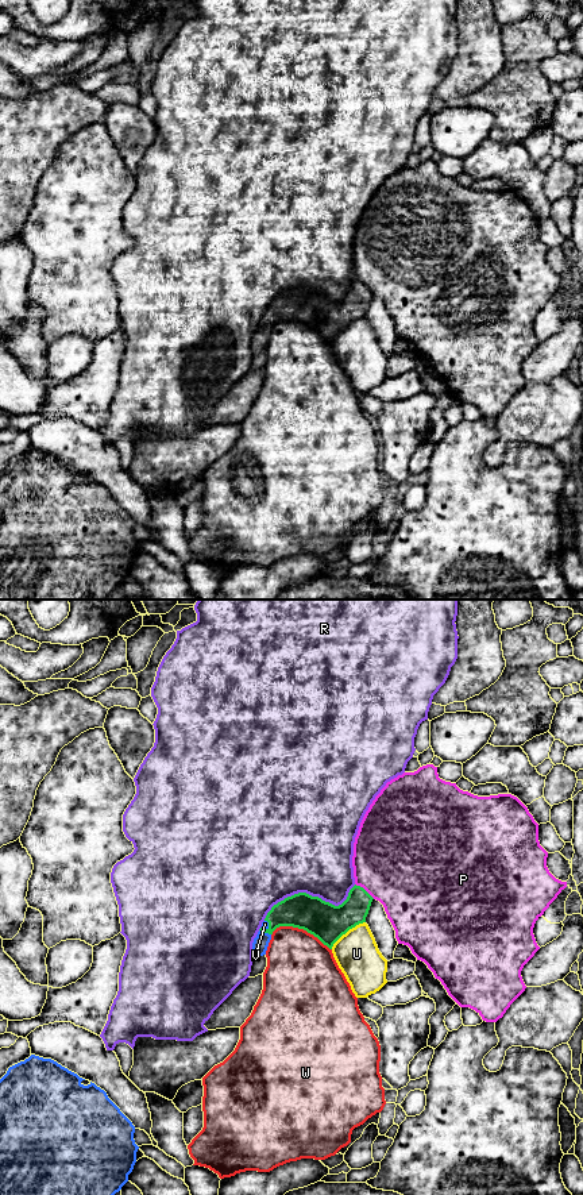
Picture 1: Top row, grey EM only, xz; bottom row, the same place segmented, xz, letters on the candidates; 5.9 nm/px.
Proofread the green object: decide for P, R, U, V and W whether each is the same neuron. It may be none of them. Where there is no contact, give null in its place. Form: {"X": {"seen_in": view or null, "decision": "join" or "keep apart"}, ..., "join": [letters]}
{"P": {"seen_in": "xz", "decision": "keep apart"}, "R": {"seen_in": "xz", "decision": "keep apart"}, "U": {"seen_in": "xz", "decision": "keep apart"}, "V": {"seen_in": "xz", "decision": "join"}, "W": {"seen_in": "xz", "decision": "keep apart"}, "join": ["V"]}

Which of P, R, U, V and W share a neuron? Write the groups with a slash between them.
P / R / U / V / W

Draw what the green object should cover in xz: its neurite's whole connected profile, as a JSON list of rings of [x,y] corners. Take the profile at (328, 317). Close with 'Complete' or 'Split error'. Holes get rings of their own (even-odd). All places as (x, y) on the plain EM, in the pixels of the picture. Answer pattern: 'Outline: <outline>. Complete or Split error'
Outline: [[[354,281],[347,294],[335,301],[318,292],[298,288],[271,302],[252,338],[252,354],[266,350],[273,327],[279,321],[304,324],[332,344],[350,324],[366,317],[372,292]]]. Split error

